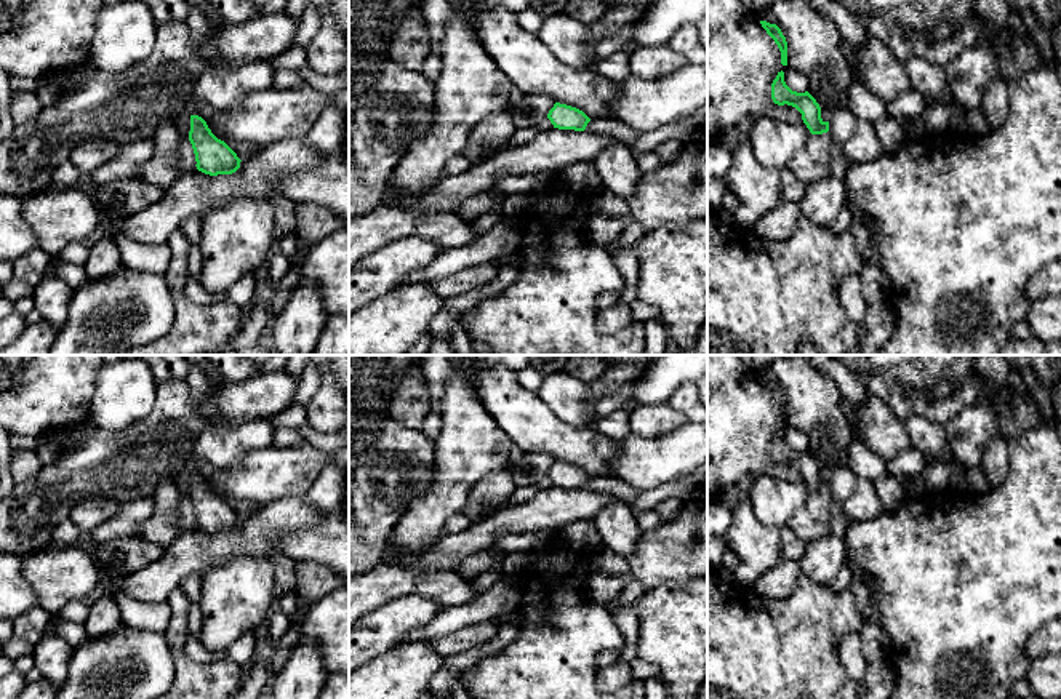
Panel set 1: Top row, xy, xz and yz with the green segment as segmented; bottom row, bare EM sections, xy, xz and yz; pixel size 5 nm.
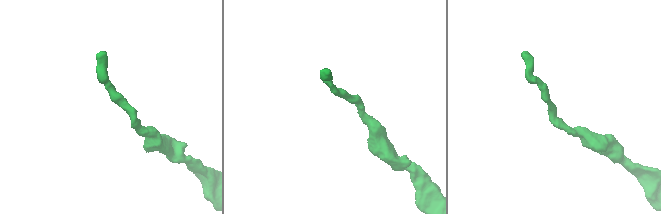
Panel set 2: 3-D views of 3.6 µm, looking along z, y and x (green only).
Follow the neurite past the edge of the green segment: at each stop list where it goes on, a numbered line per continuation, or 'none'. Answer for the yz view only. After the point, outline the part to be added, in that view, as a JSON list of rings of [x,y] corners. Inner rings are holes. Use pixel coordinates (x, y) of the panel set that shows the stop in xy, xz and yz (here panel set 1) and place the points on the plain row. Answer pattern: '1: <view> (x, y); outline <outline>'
none

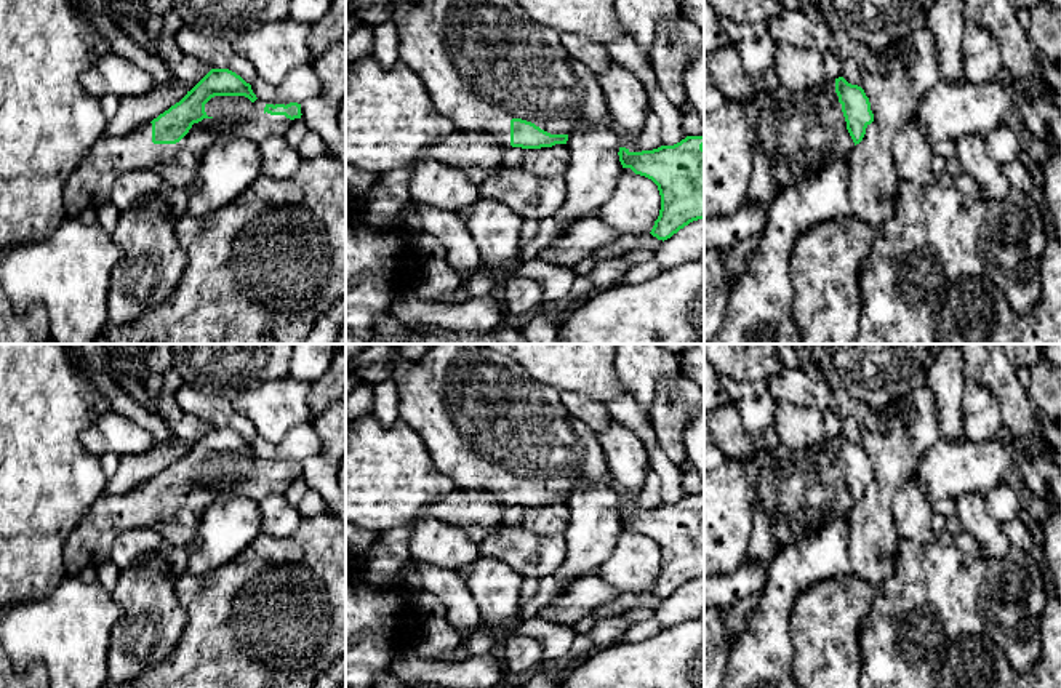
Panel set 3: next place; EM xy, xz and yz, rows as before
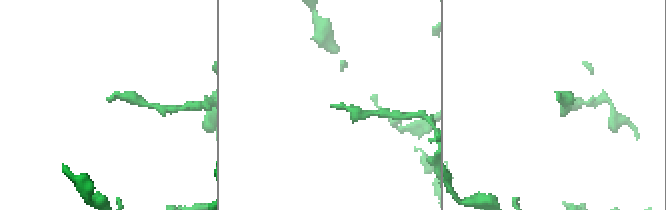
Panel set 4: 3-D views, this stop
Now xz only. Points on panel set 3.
1: xz (484, 420); outline [[[392,344],[389,363],[390,379],[398,387],[400,419],[421,435],[434,466],[454,482],[456,490],[486,491],[498,502],[510,507],[512,477],[531,480],[551,493],[568,493],[579,482],[607,482],[615,490],[619,488],[611,477],[597,434],[567,411],[555,387],[533,379],[509,357],[485,344],[440,344],[432,355],[410,362],[398,354],[397,344]]]

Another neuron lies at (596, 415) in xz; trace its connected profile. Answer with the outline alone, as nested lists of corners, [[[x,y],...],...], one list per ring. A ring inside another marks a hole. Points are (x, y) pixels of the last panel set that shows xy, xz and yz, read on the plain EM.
[[[560,392],[560,400],[575,419],[584,422],[595,434],[603,432],[613,421],[605,403],[587,398],[584,394]]]

